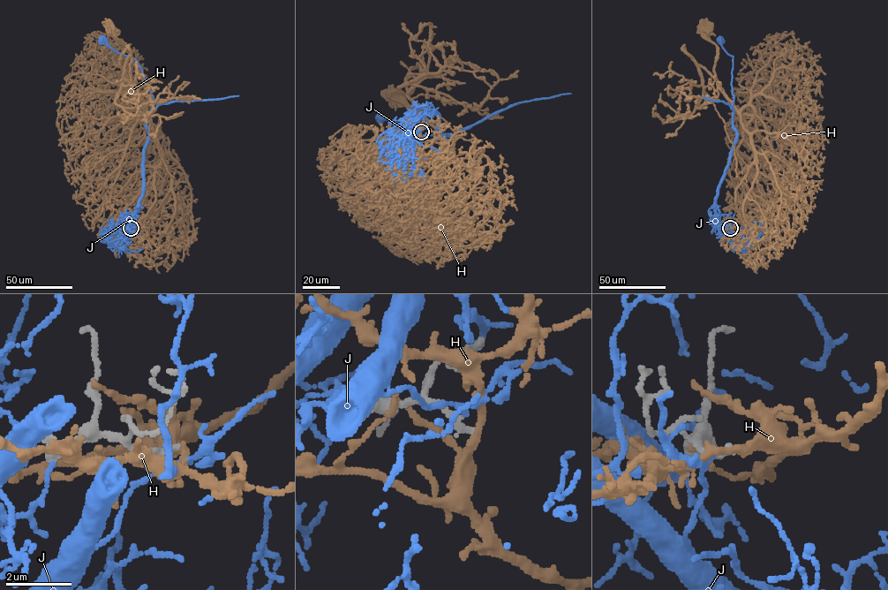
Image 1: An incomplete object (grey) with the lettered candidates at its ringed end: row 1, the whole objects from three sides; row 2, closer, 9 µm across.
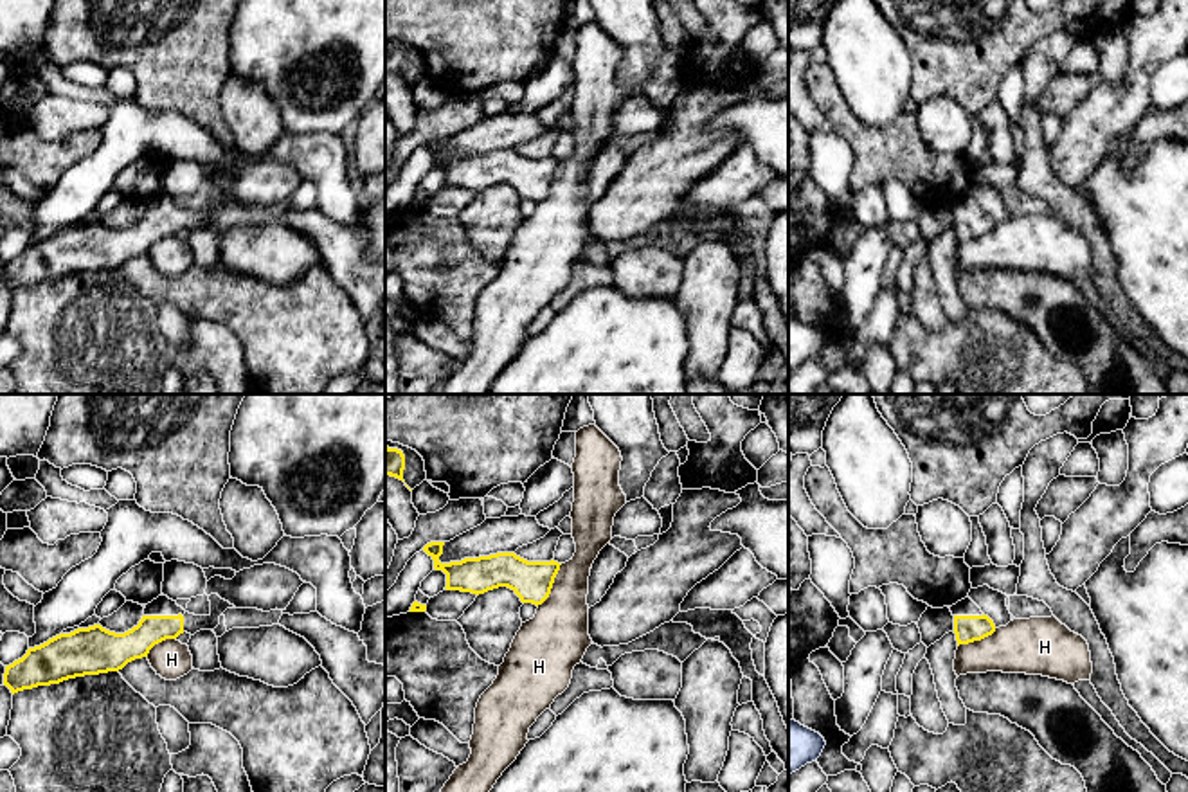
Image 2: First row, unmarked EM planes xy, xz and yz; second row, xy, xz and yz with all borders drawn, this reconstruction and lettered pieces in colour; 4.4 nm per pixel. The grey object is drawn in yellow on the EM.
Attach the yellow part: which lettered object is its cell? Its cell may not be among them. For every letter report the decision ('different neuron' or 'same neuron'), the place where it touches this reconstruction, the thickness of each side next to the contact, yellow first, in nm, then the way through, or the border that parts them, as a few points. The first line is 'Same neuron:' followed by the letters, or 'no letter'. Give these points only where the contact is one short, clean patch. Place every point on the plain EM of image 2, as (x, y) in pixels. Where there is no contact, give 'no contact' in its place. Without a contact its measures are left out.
Same neuron: no letter
H: different neuron; meets yellow in xz at (551, 182); 180 nm thick on the yellow side, 280 nm on the other; border along xz (562, 161), (551, 189), (537, 202)
J: different neuron; no contact

